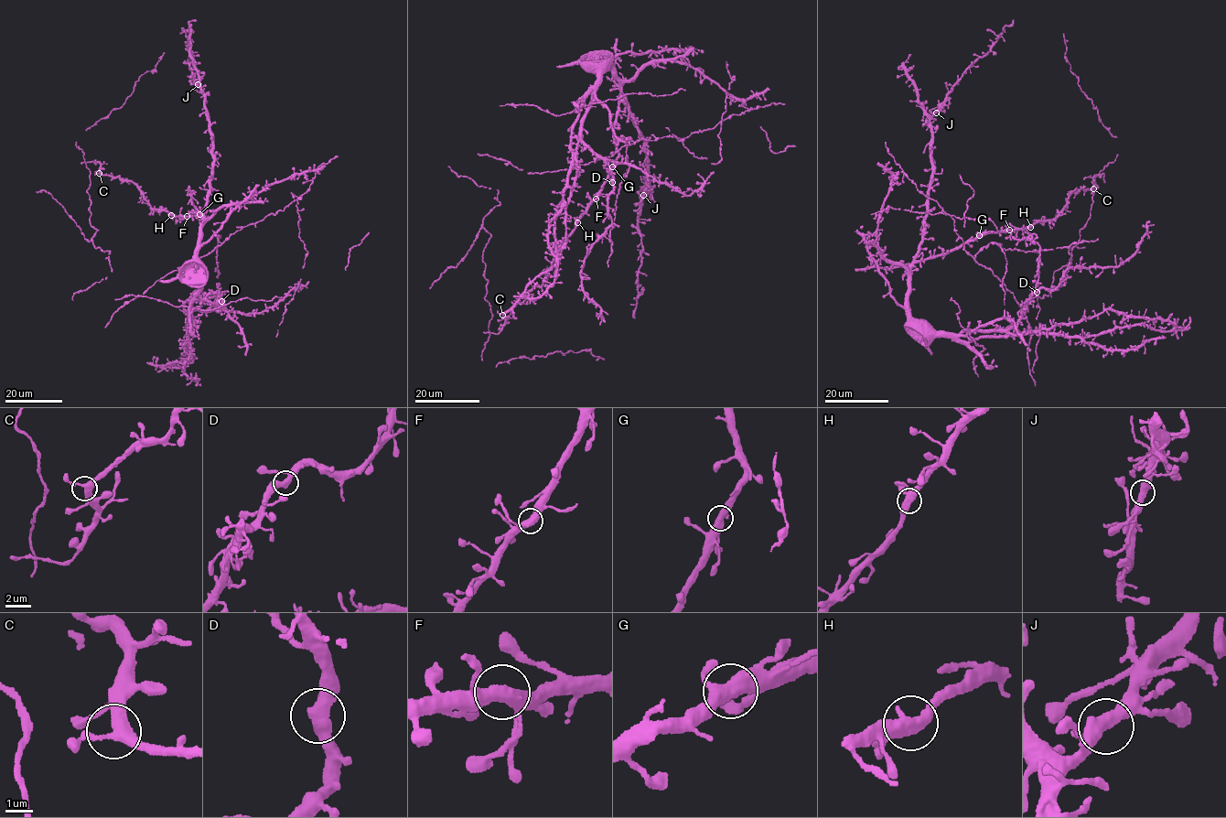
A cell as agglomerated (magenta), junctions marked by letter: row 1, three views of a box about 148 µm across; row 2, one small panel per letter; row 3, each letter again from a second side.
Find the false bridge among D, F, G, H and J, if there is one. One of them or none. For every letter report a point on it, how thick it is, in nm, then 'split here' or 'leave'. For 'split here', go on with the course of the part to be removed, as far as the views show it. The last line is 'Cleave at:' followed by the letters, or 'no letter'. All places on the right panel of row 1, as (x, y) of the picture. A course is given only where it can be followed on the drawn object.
D: at (1037, 292); 400 nm thick; leave
F: at (1009, 230); 400 nm thick; leave
G: at (979, 235); 420 nm thick; leave
H: at (1030, 227); 420 nm thick; leave
J: at (936, 113); 400 nm thick; leave
Cleave at: no letter

